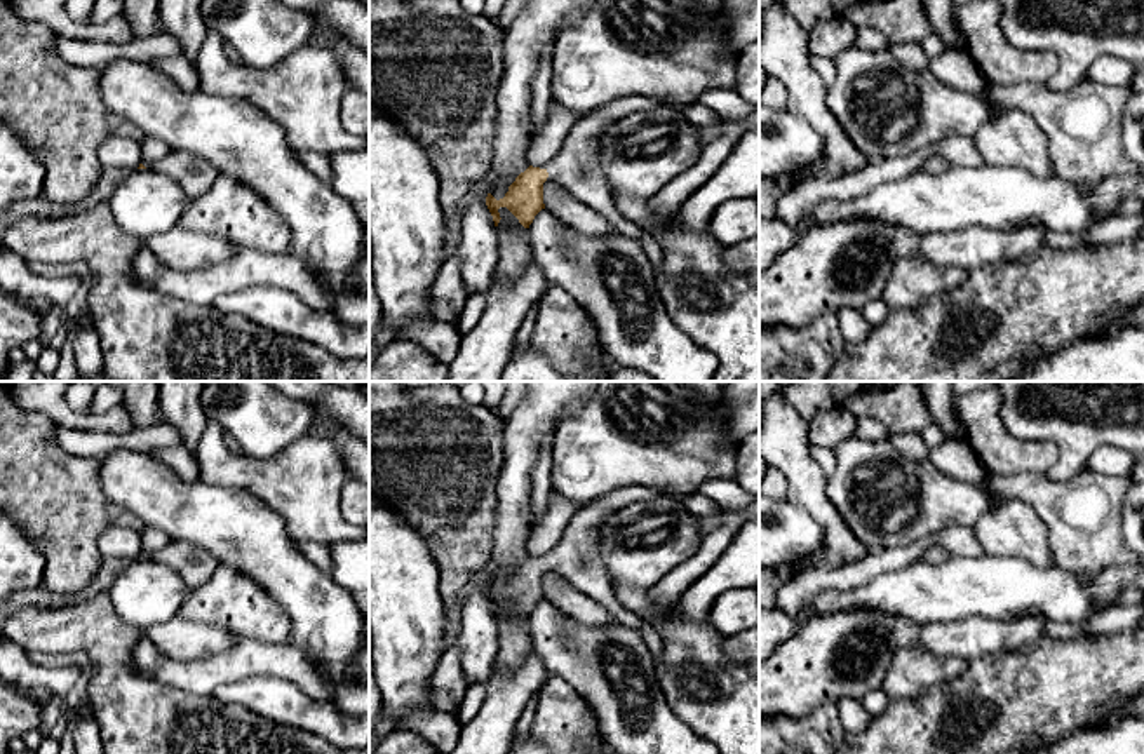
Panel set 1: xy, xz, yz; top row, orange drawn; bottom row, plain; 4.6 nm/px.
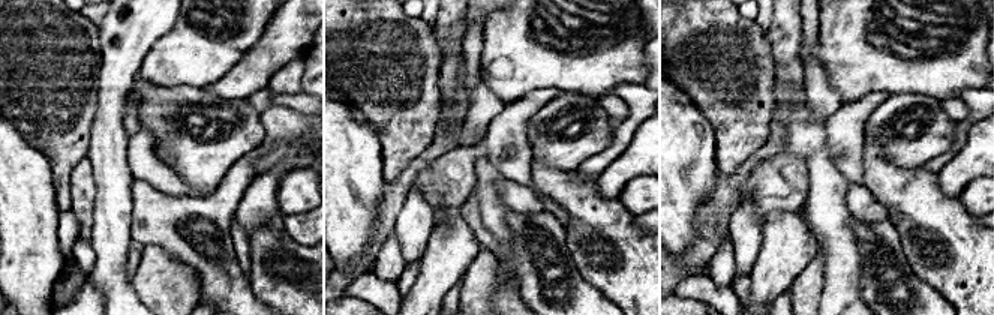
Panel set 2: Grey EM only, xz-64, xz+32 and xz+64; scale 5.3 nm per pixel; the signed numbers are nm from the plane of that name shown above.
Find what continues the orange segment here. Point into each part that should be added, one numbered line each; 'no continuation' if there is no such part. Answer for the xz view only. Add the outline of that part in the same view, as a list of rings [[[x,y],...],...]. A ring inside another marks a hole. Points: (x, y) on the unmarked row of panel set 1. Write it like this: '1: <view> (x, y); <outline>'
1: xz (575, 558); [[[630,486],[580,507],[566,526],[561,542],[547,555],[548,566],[559,576],[606,608],[616,623],[637,629],[653,662],[660,660],[663,639],[649,623],[644,623],[641,616],[616,599],[599,554],[599,529],[609,514],[660,495],[665,493],[653,488]]]

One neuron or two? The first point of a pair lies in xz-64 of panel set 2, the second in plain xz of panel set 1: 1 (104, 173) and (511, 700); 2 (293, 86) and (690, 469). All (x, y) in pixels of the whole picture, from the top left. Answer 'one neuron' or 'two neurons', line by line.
1: two neurons
2: two neurons

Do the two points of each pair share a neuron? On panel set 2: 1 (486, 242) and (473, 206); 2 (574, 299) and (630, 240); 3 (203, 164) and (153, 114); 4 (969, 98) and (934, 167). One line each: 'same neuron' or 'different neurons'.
1: same neuron
2: different neurons
3: same neuron
4: same neuron

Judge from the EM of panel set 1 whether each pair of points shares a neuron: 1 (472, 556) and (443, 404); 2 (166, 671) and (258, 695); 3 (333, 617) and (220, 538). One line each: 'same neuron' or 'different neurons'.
1: same neuron
2: different neurons
3: same neuron

